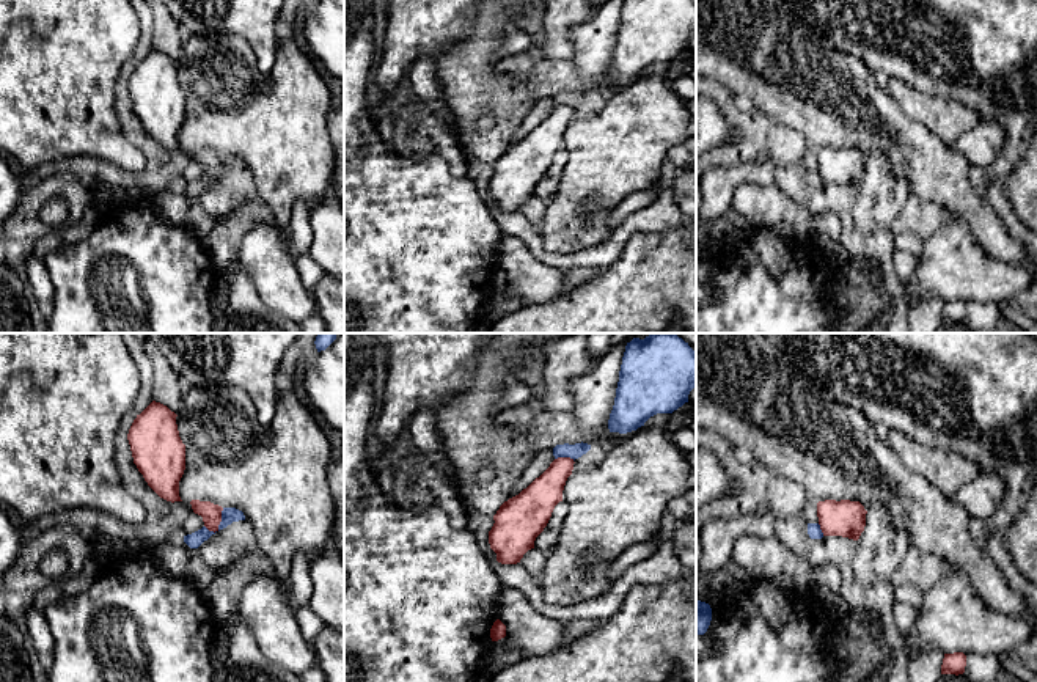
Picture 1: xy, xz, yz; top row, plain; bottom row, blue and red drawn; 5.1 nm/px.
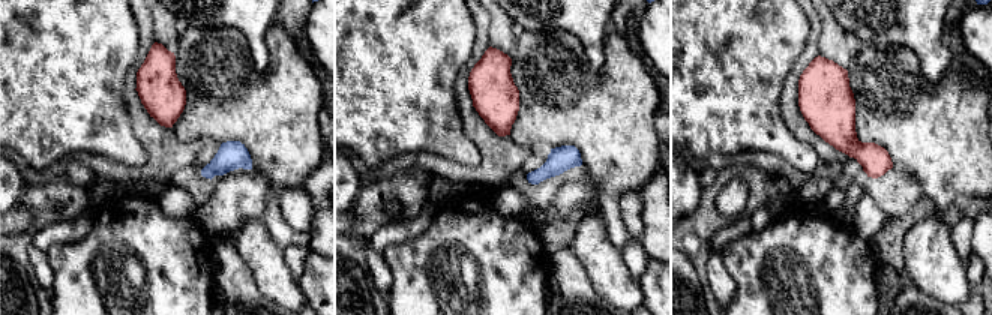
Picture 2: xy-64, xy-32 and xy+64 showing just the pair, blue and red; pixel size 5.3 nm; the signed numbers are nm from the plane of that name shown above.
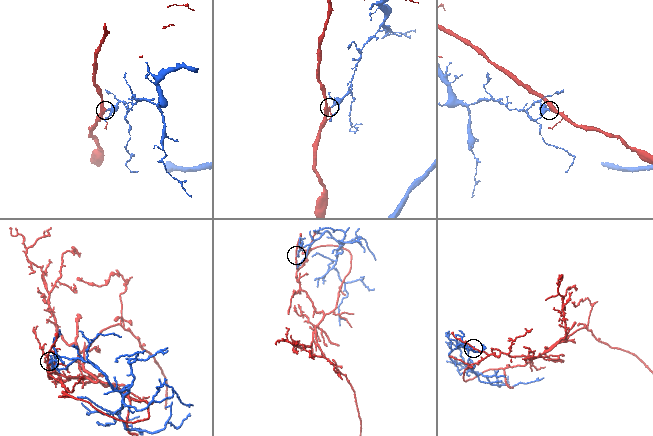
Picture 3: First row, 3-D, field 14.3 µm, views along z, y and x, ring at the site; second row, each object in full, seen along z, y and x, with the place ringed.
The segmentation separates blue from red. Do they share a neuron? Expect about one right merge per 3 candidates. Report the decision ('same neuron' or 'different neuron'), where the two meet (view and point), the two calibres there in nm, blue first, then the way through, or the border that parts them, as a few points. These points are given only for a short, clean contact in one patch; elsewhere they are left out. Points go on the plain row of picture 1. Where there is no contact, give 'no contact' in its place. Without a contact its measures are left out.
different neuron; meets blue in xy at (220, 170); 80 nm thick on the blue side, 100 nm on the other; border along xy (223, 156), (219, 175), (209, 179)

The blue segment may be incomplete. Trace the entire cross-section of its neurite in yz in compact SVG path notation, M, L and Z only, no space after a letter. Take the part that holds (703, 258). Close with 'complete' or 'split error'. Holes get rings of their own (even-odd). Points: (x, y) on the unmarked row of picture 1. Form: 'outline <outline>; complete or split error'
outline M696 248L696 283L704 283L712 269L712 256L709 251Z; complete

